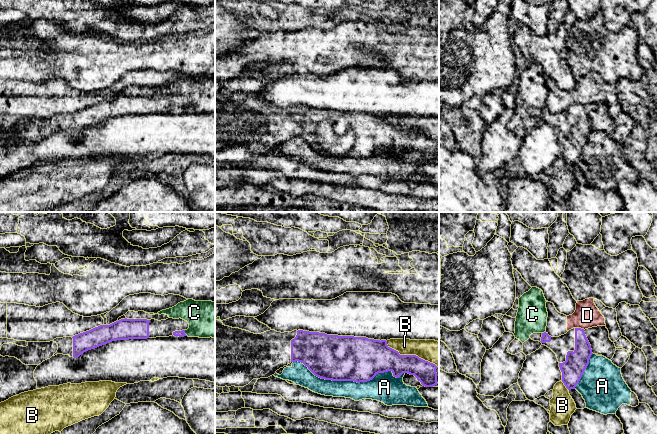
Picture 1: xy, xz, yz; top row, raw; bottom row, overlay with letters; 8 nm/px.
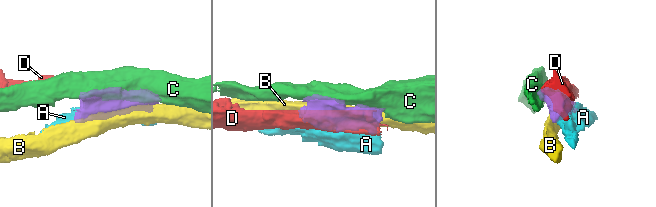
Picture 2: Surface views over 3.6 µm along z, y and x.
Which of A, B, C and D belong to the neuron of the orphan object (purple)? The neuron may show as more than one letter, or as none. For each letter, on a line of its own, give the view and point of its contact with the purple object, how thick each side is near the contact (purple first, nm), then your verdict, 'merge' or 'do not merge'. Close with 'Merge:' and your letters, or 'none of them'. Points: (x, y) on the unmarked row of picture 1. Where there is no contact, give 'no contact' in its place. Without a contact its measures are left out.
A: xz (349, 156) | 360/190 nm | do not merge
B: xz (411, 131) | 240/190 nm | do not merge
C: xy (184, 109) | 50/300 nm | do not merge
D: yz (580, 104) | 160/200 nm | do not merge
Merge: none of them

